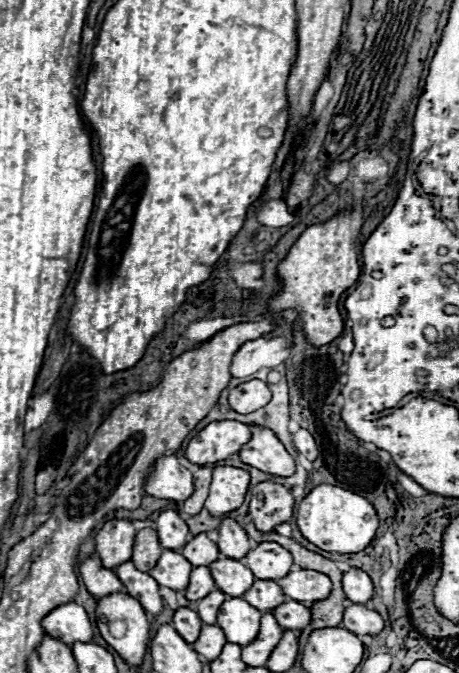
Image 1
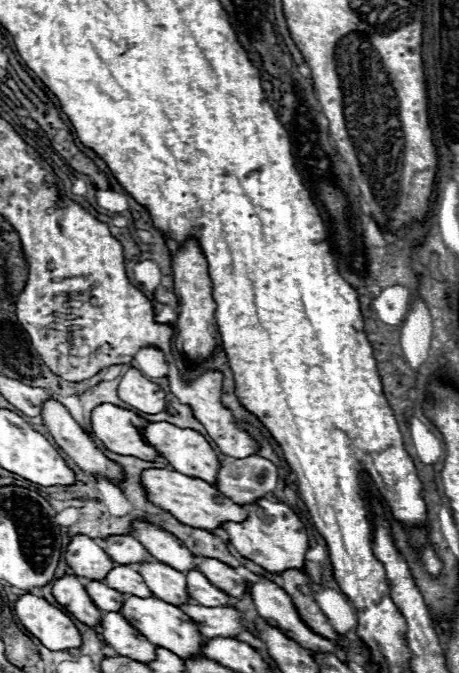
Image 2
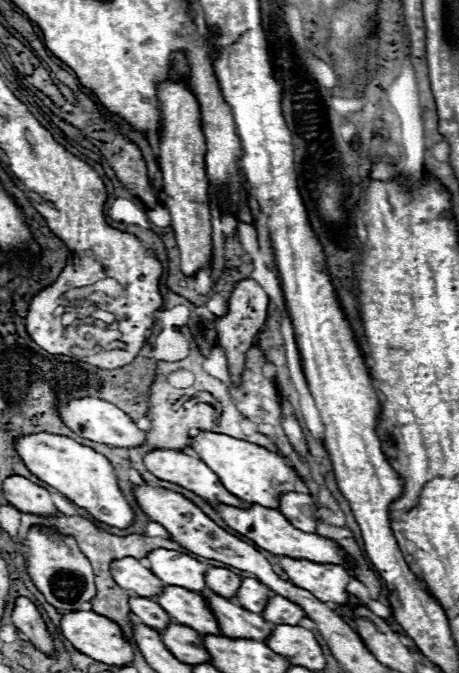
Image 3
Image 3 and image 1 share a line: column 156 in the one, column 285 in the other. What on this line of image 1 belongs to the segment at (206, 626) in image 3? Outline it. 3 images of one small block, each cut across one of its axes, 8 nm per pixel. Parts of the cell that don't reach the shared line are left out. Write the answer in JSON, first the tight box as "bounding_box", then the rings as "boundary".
{"bounding_box":[244,580,286,612],"boundary":[[[256,580],[252,584],[252,588],[244,594],[244,600],[248,600],[254,608],[258,608],[262,612],[272,612],[274,608],[278,608],[280,604],[286,602],[286,596],[276,582]]]}

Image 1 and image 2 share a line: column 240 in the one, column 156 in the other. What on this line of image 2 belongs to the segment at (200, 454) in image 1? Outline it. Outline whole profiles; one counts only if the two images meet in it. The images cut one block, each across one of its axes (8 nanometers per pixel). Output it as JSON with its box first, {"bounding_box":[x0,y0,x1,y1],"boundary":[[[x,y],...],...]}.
{"bounding_box":[144,422,220,484],"boundary":[[[150,422],[144,428],[144,438],[174,466],[174,470],[178,470],[186,476],[192,476],[192,478],[200,478],[208,484],[216,482],[216,476],[220,470],[220,460],[218,460],[218,454],[214,452],[214,448],[210,446],[210,442],[200,432],[196,432],[192,428],[178,428],[168,422]]]}

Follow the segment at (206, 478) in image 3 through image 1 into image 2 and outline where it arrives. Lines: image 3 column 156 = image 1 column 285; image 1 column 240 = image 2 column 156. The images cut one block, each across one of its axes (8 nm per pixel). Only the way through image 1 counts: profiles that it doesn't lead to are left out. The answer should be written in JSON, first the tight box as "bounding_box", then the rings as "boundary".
{"bounding_box":[92,404,160,460],"boundary":[[[100,404],[92,410],[92,434],[104,442],[110,452],[122,456],[136,456],[142,460],[158,460],[160,452],[148,446],[142,430],[132,424],[132,410],[114,404]]]}

